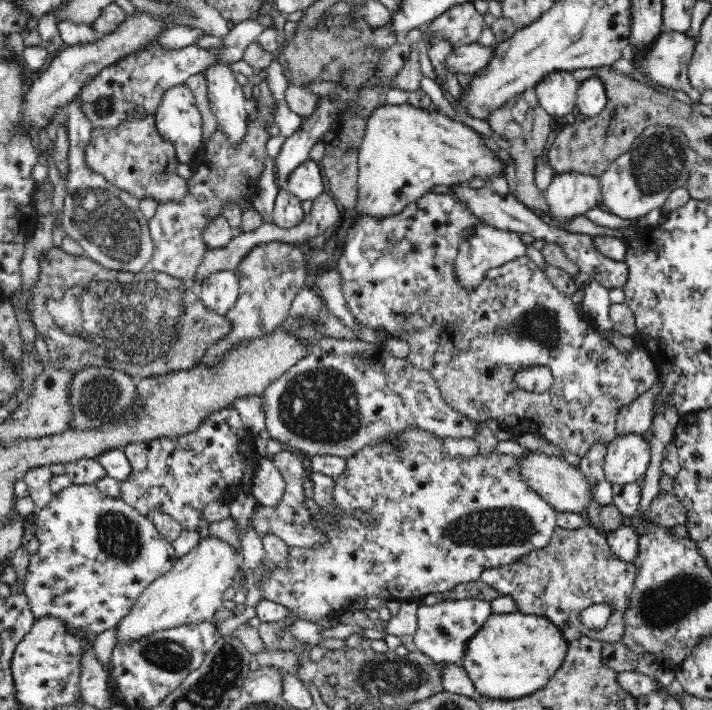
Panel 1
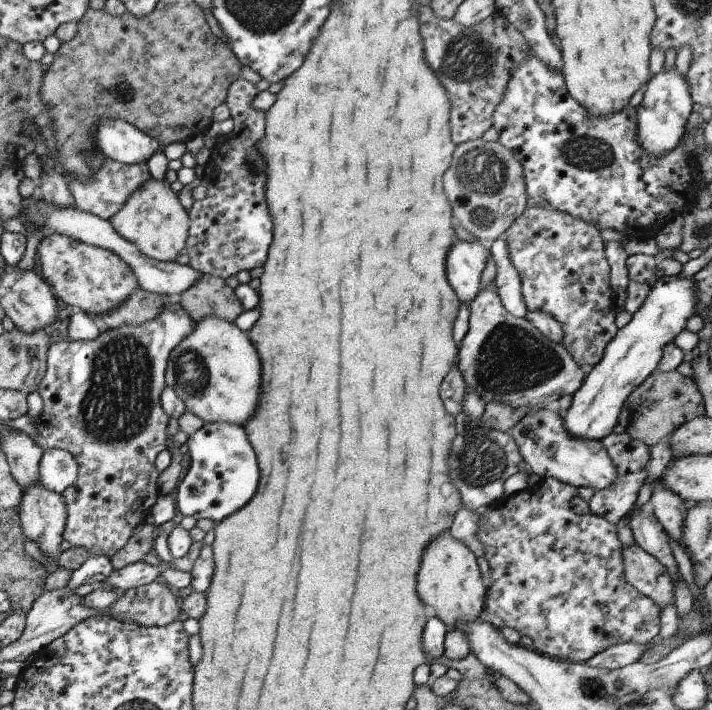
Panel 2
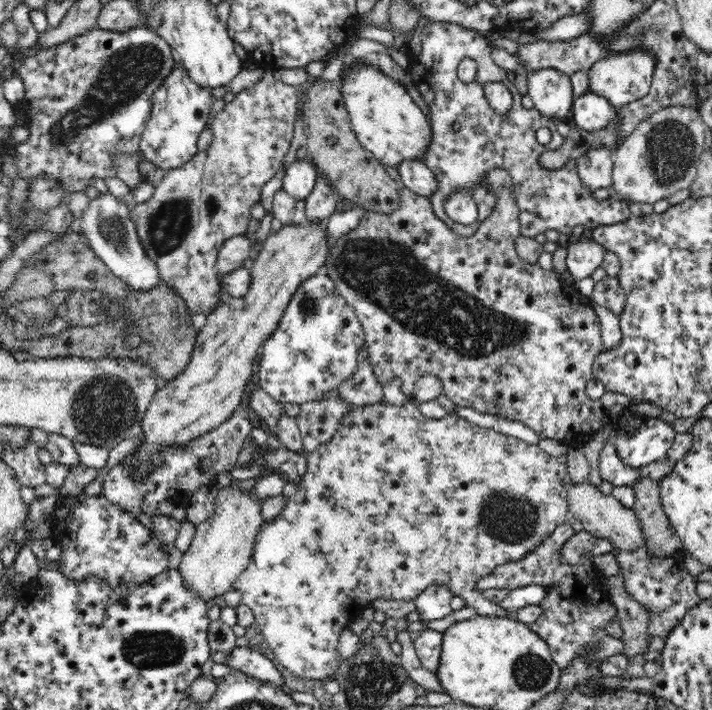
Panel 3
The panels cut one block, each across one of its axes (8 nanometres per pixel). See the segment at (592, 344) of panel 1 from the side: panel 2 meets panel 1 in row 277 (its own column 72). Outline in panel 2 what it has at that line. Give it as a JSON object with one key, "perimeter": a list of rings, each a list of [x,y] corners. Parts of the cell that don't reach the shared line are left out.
{"perimeter":[[[177,298],[170,299],[169,301],[171,303],[164,306],[160,316],[156,316],[156,318],[144,322],[144,324],[128,324],[128,326],[108,330],[108,332],[100,333],[94,340],[71,341],[68,339],[67,341],[53,343],[46,353],[46,372],[37,389],[38,394],[40,394],[43,400],[44,412],[36,419],[35,426],[38,428],[38,434],[34,436],[33,440],[43,451],[48,449],[64,449],[75,458],[78,465],[77,481],[68,486],[67,490],[63,493],[68,510],[63,540],[68,541],[72,548],[86,548],[90,557],[108,556],[108,558],[112,558],[112,556],[117,554],[118,550],[122,550],[128,544],[128,540],[130,540],[136,526],[140,525],[145,518],[151,516],[153,506],[160,495],[160,488],[158,486],[159,473],[154,462],[158,454],[167,448],[168,421],[170,416],[164,412],[161,405],[161,394],[167,386],[165,381],[167,362],[172,350],[192,332],[193,326],[196,326],[196,323],[188,316],[188,312],[180,306]]]}

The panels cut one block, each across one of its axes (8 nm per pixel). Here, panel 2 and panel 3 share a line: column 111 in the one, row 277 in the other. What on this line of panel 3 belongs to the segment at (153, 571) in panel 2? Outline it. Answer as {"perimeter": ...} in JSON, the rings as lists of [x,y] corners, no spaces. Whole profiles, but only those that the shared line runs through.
{"perimeter":[[[593,239],[566,246],[568,257],[567,270],[570,271],[575,281],[581,281],[600,268],[606,255],[606,250]]]}

